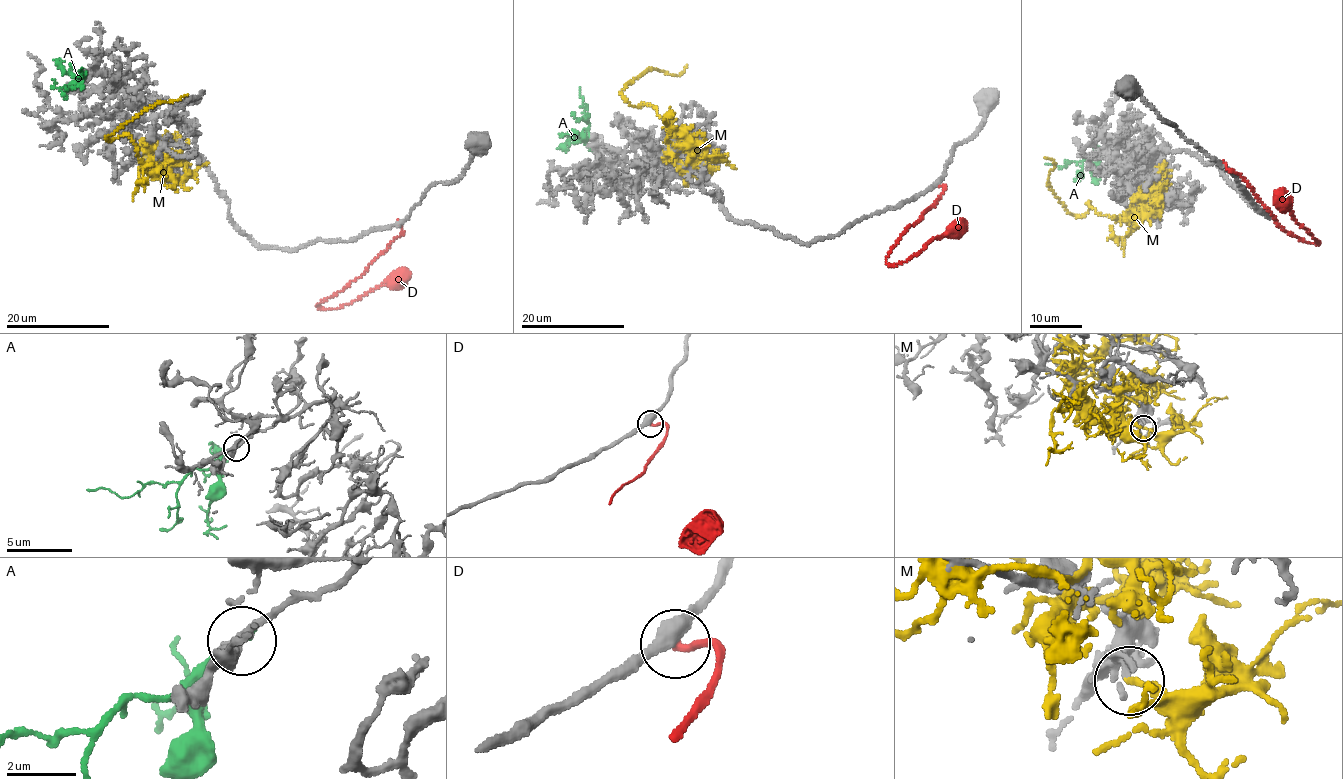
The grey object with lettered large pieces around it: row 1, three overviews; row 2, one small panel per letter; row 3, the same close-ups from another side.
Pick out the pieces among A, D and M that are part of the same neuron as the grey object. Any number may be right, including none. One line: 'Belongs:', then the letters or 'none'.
Belongs: none

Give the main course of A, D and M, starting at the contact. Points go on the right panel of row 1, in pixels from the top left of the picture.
A: (1104, 148), (1082, 161), (1071, 161), (1063, 166), (1046, 164)
D: (1223, 163), (1229, 171), (1242, 176), (1279, 225), (1306, 241), (1318, 243), (1292, 216), (1290, 203), (1278, 193)
M: (1162, 205), (1120, 219), (1088, 203), (1083, 215), (1068, 212), (1049, 185), (1055, 166), (1045, 158)

